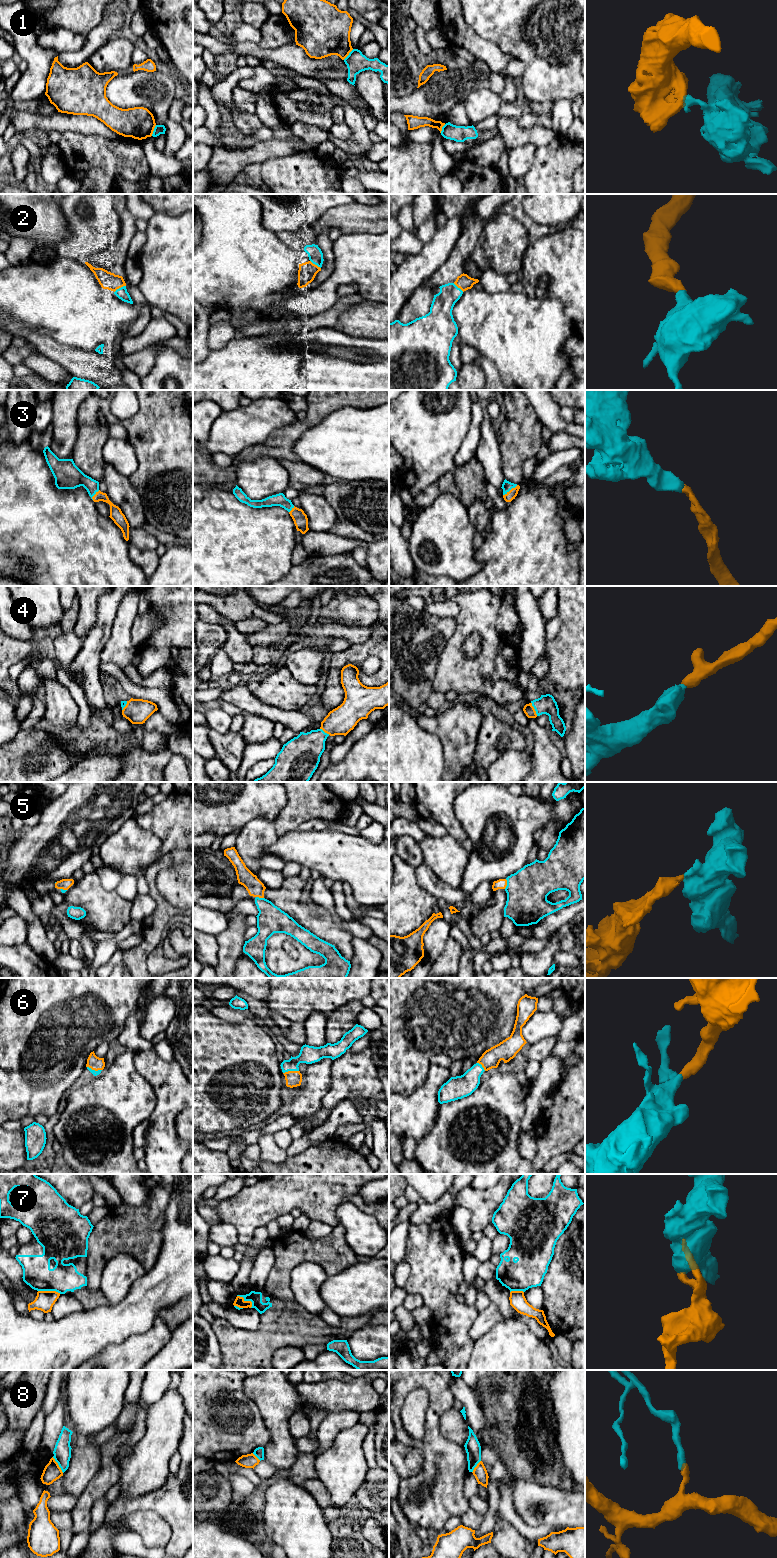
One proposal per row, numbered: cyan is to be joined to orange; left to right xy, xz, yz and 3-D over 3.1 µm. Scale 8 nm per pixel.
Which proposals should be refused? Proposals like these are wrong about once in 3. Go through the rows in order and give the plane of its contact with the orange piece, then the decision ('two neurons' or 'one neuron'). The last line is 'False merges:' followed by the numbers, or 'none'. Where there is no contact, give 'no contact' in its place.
1: meets orange in xy; two neurons
2: meets orange in xy; one neuron
3: meets orange in yz; one neuron
4: meets orange in yz; one neuron
5: meets orange in yz; one neuron
6: meets orange in xz; one neuron
7: meets orange in xy; two neurons
8: meets orange in xy; two neurons
False merges: 1, 7, 8

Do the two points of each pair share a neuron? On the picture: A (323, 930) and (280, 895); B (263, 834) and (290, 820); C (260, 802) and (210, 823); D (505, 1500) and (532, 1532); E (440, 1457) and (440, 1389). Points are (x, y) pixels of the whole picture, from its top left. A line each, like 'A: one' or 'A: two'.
A: one
B: two
C: one
D: one
E: one

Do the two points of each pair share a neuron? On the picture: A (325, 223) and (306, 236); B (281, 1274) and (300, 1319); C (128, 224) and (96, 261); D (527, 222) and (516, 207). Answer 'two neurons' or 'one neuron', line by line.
A: two neurons
B: two neurons
C: one neuron
D: one neuron

